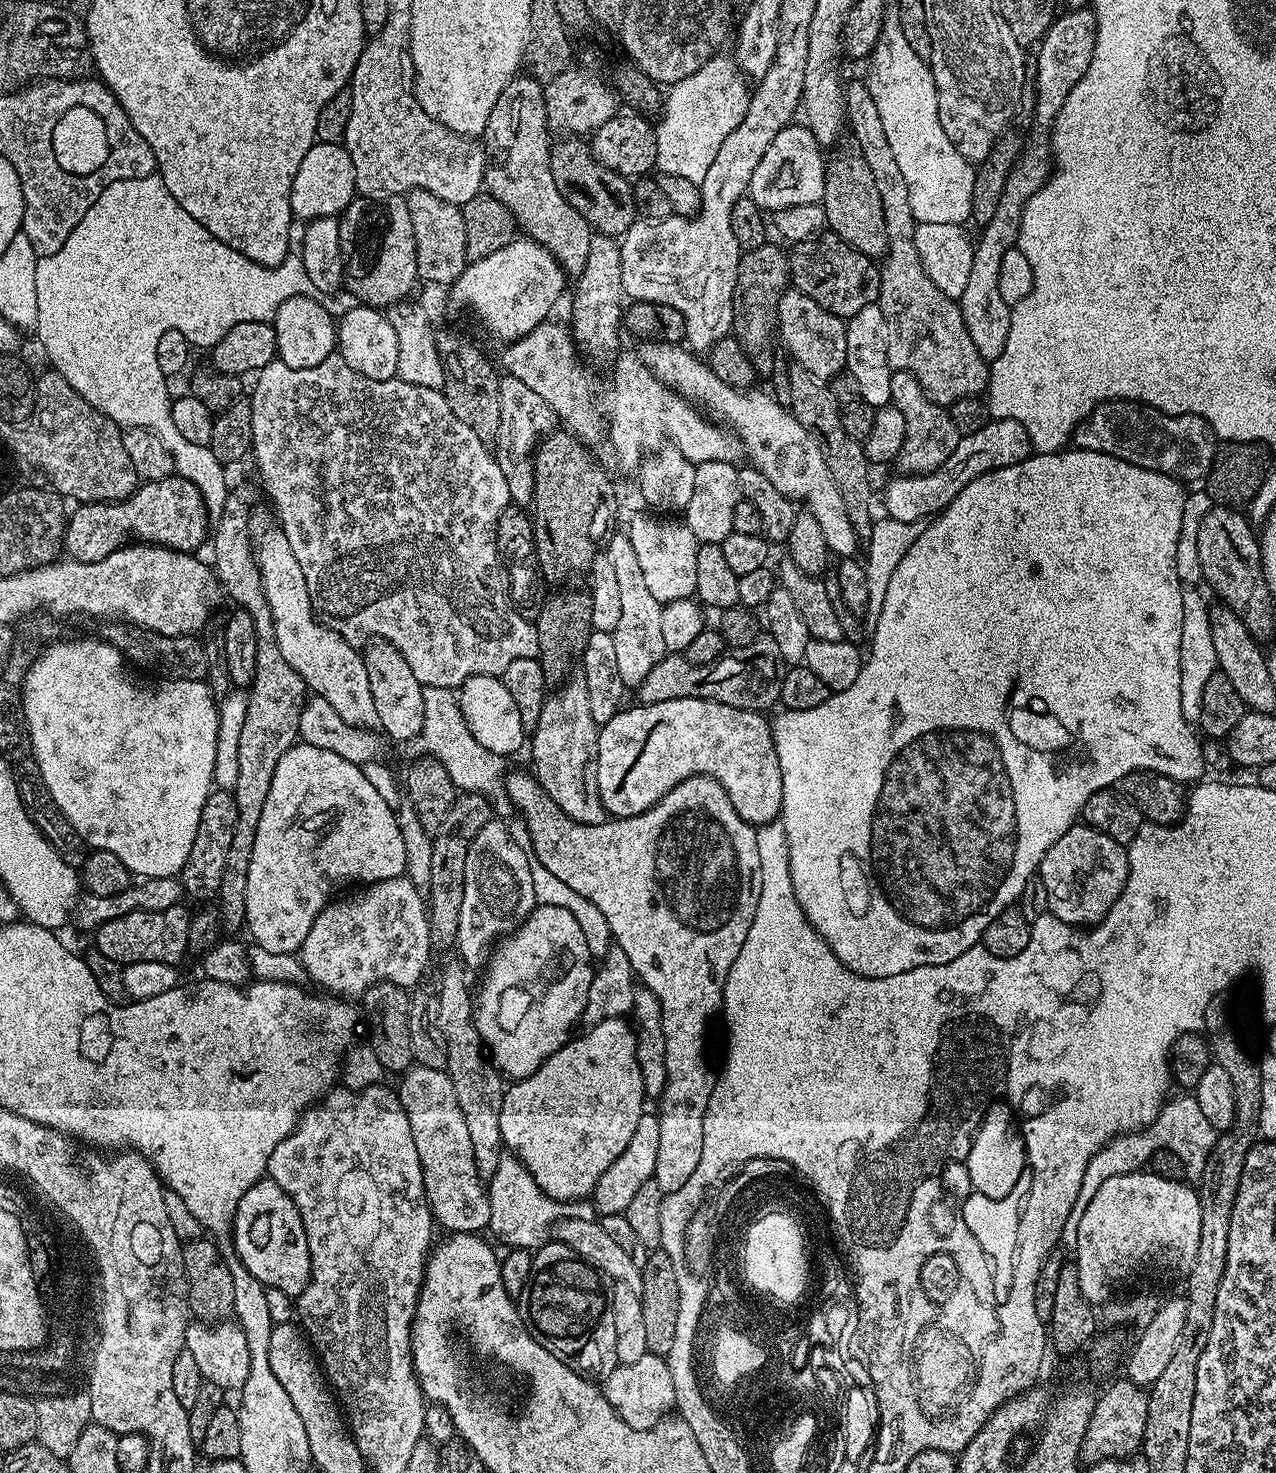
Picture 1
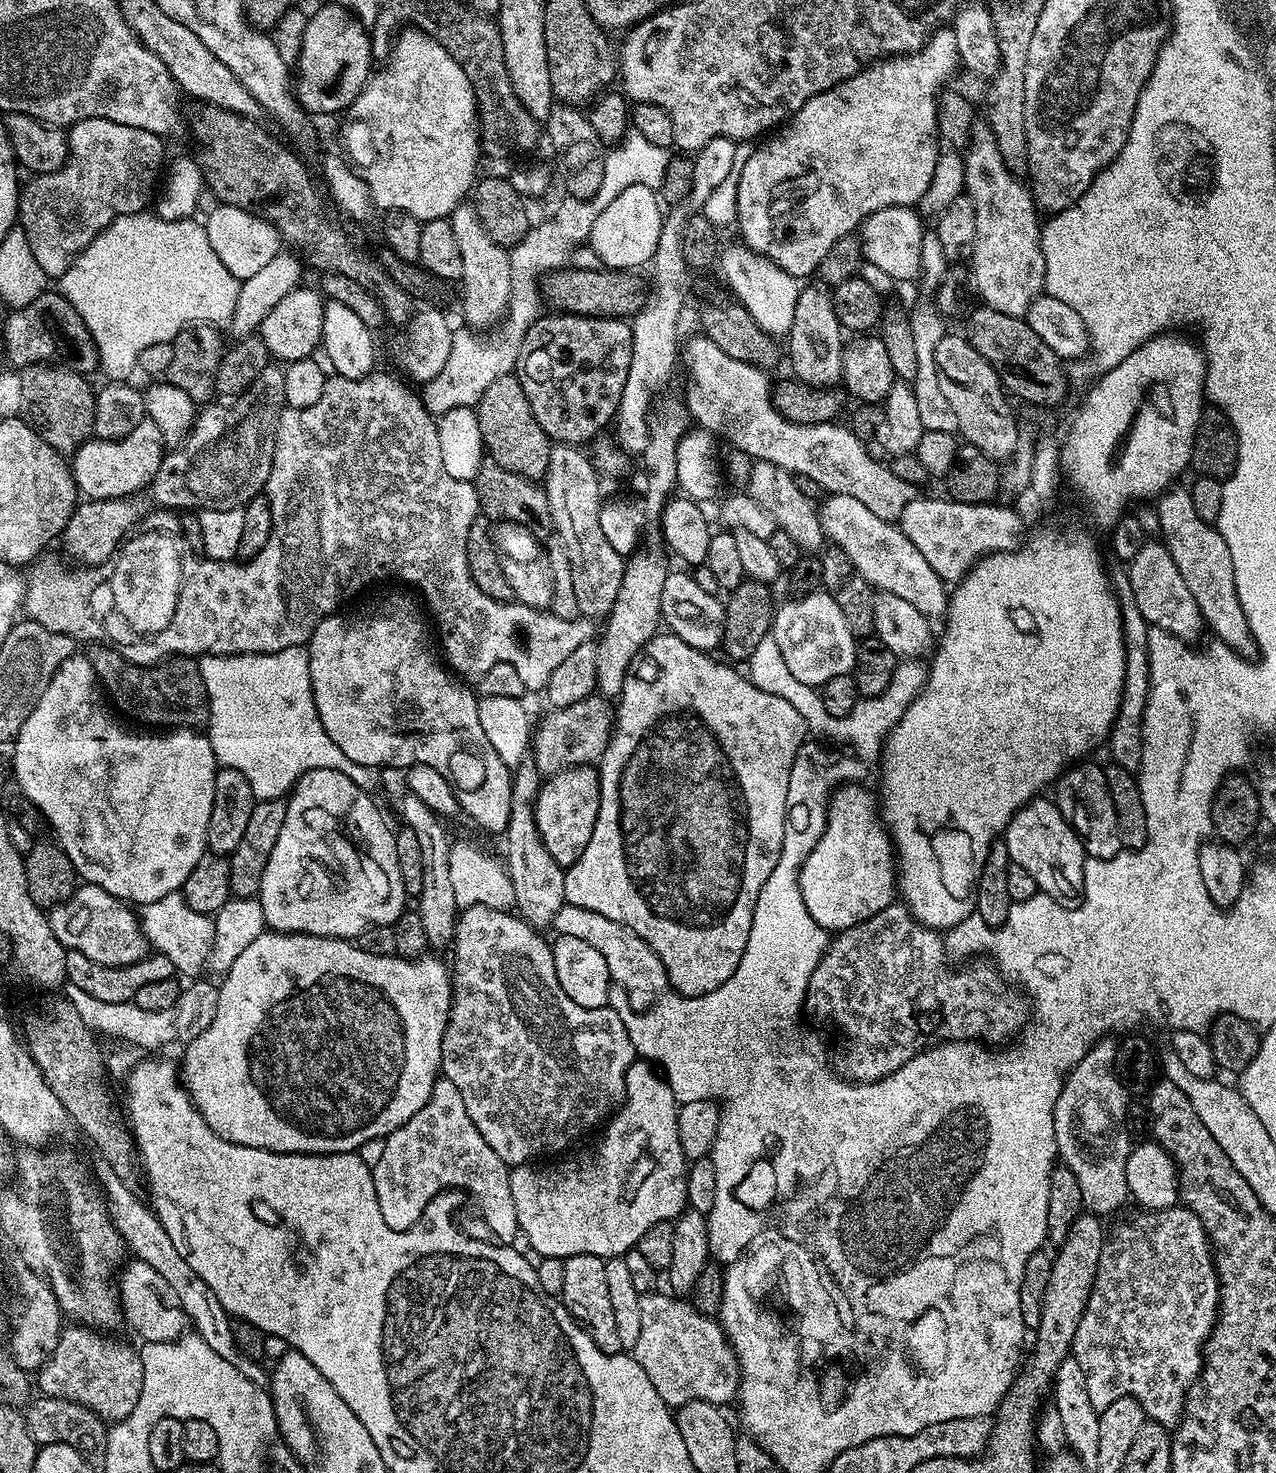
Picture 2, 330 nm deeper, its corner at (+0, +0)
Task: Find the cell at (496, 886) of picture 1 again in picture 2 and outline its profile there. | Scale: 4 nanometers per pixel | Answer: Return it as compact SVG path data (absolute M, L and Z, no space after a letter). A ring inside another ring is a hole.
M470 906L463 909L456 917L454 937L456 957L450 960L452 1005L448 1011L448 1024L442 1034L440 1071L443 1079L458 1086L458 1094L462 1094L462 1103L466 1105L474 1126L478 1126L478 1134L486 1138L490 1150L494 1150L494 1154L498 1154L498 1158L502 1158L502 1162L509 1166L524 1166L529 1162L536 1162L532 1160L538 1159L539 1156L552 1156L555 1152L564 1152L579 1136L594 1131L596 1127L599 1129L623 1104L626 1094L626 1074L638 1056L622 1018L610 1006L583 1008L570 998L570 994L566 994L566 990L562 990L562 982L556 973L549 941L544 941L540 936L543 935L525 922L519 914L494 910L490 906Z

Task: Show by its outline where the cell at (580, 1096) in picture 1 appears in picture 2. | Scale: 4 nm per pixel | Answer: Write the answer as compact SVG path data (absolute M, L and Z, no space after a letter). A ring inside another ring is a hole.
M643 1058L633 1060L626 1074L624 1102L607 1121L606 1127L603 1129L603 1132L605 1131L604 1137L601 1138L596 1152L590 1153L589 1156L580 1156L577 1160L568 1160L565 1164L556 1164L553 1168L540 1168L537 1172L532 1169L535 1168L532 1166L516 1166L509 1171L510 1195L514 1197L514 1214L518 1214L519 1235L527 1238L529 1249L533 1253L536 1251L537 1257L559 1256L567 1258L574 1254L594 1254L605 1258L620 1258L625 1252L629 1252L639 1245L642 1234L646 1234L646 1230L650 1230L650 1226L661 1222L675 1221L676 1217L689 1207L687 1180L690 1161L684 1157L682 1142L678 1138L678 1099L676 1100L675 1094L672 1093L675 1092L673 1085L669 1084L667 1079L659 1071L656 1073L655 1070L657 1071L649 1061Z

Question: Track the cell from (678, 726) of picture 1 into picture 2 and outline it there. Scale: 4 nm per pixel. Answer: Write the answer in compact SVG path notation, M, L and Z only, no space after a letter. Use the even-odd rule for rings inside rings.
M595 767L564 768L543 781L535 800L537 832L550 858L561 868L567 870L582 858L582 850L586 850L586 842L594 834L599 809L600 777Z

